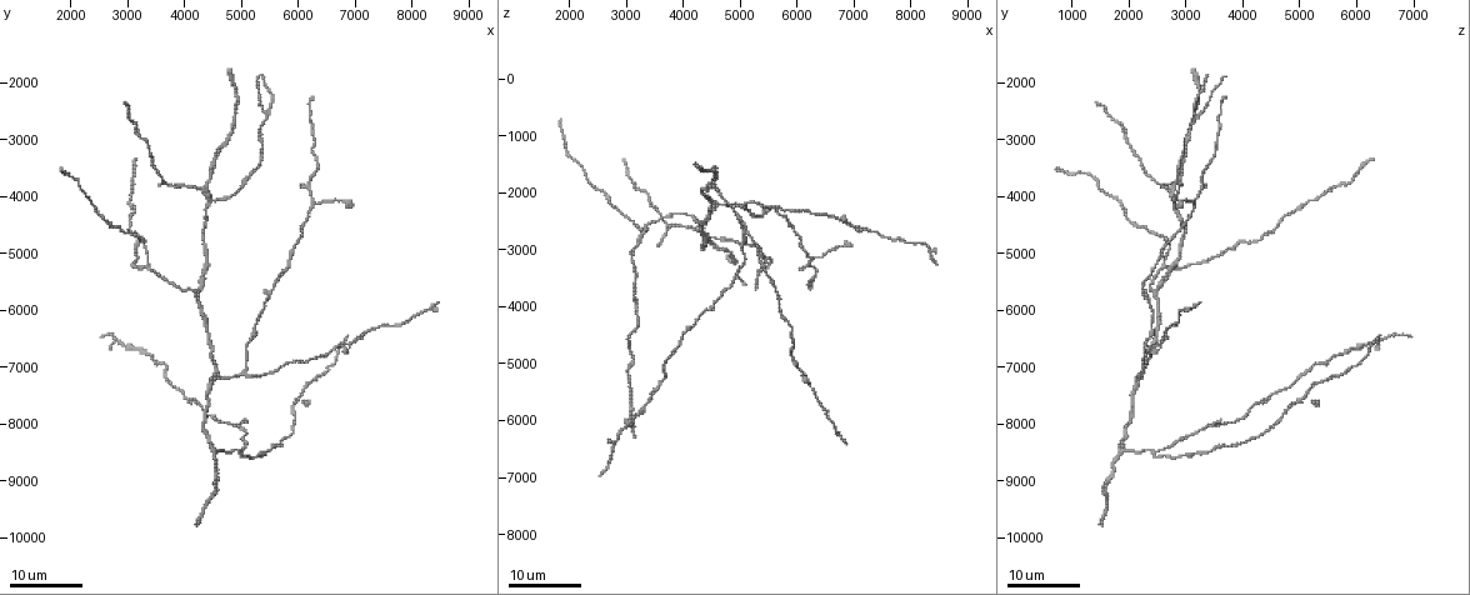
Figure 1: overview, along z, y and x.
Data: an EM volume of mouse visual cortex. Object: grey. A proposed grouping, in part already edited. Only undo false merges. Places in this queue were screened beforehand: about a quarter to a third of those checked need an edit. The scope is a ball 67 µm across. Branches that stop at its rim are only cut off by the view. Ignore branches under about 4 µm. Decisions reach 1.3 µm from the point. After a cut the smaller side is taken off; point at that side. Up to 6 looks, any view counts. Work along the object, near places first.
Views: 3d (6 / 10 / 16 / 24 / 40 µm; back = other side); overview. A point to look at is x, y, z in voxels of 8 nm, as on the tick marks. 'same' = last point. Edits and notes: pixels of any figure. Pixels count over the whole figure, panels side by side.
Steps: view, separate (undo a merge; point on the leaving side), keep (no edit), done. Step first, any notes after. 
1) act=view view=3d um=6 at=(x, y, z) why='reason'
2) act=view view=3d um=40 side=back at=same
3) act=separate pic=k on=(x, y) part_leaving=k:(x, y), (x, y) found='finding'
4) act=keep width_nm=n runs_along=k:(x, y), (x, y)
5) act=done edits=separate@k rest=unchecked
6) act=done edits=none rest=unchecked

act=view view=3d um=16 at=(4600, 8500, 1900) why='small branch off a trunk'

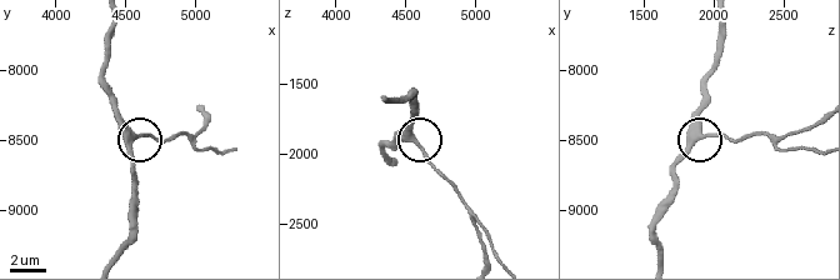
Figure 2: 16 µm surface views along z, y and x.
act=view view=3d um=6 at=(4580, 8480, 1920)

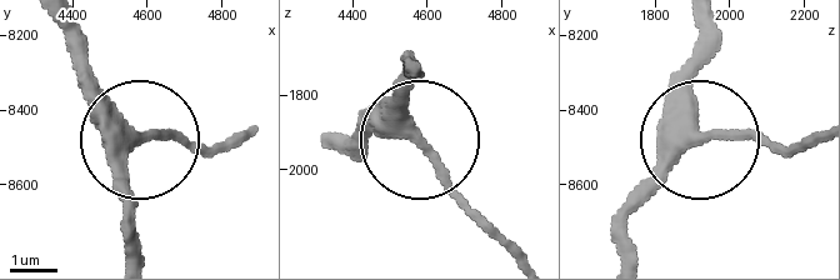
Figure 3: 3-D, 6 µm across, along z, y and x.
act=keep runs_along=3:(55, 23), (79, 81), (131, 141), (123, 221) found='all the same neuron'

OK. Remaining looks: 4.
act=view view=3d um=24 at=(4950, 8450, 2500) why='three arms meet'

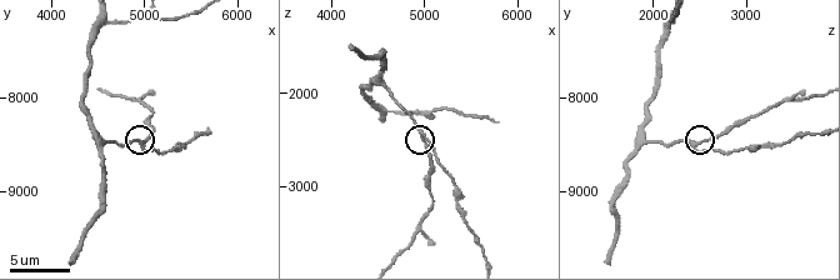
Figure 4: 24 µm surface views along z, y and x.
act=view view=3d um=10 at=(5000, 8500, 2450)

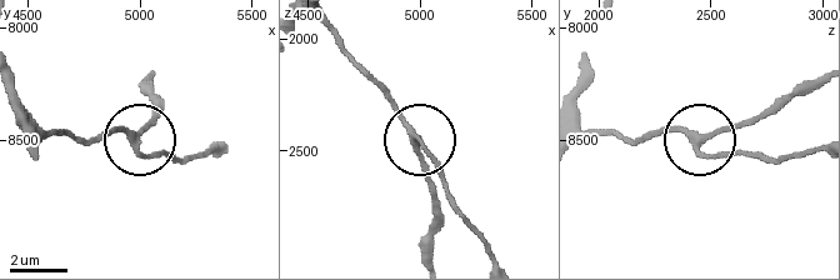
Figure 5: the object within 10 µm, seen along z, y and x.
act=keep width_nm=200 found='all the same neuron'

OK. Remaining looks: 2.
act=view view=3d um=10 at=(4650, 7150, 2200) why='thin arm on a thick one'

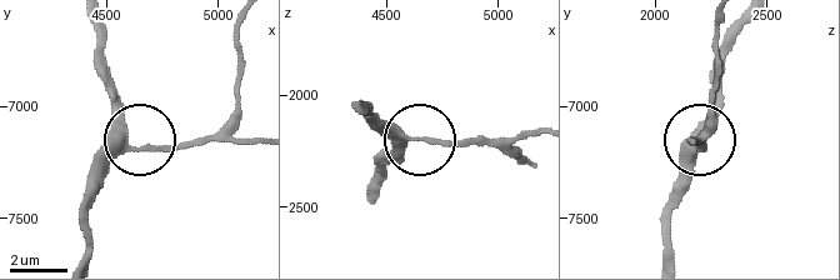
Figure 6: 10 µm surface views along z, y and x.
act=keep runs_along=6:(85, 229), (88, 188), (114, 159), (150, 145), (211, 140) found='continuous, no second neuron'

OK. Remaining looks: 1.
act=done edits=none rest=unchecked

